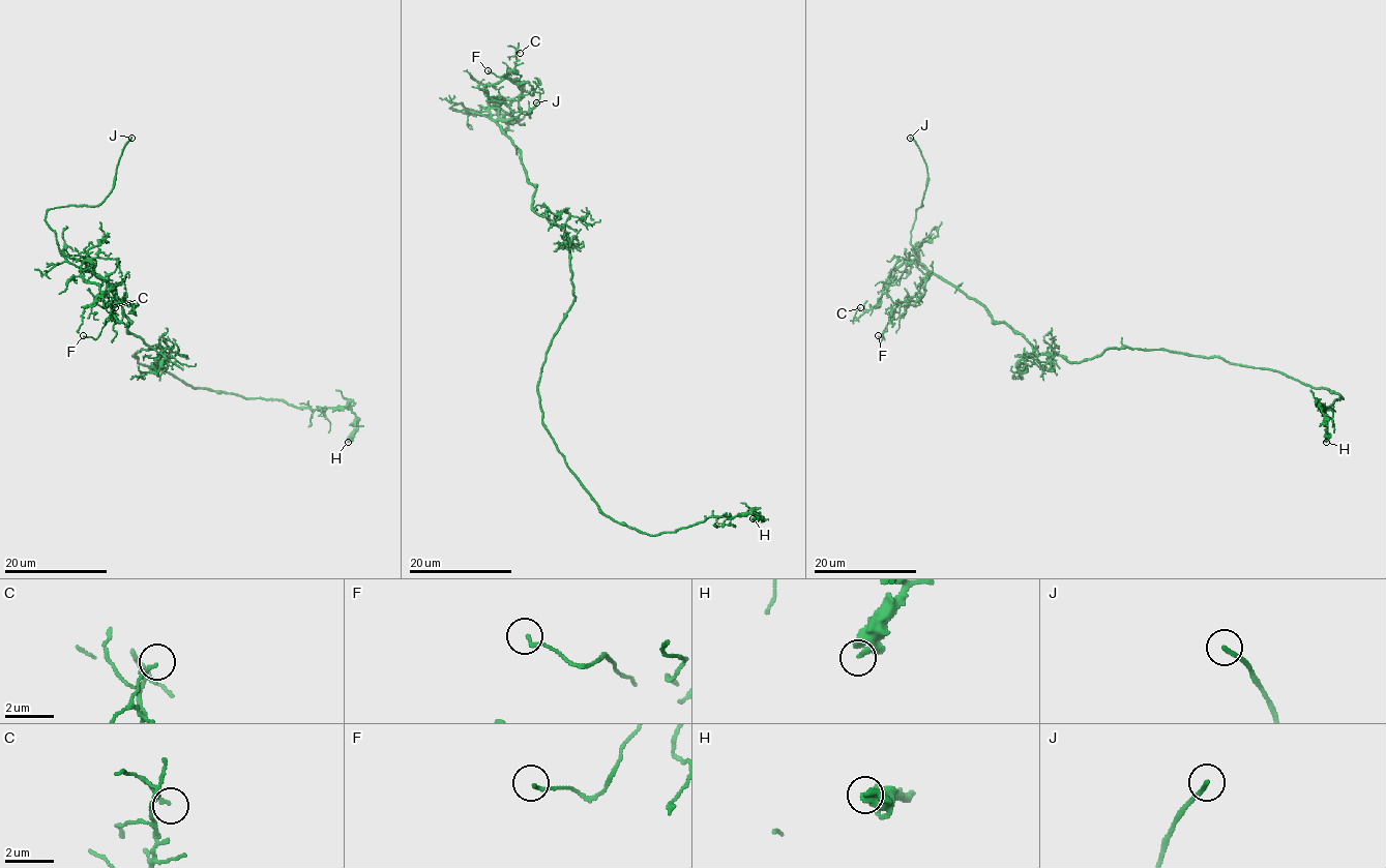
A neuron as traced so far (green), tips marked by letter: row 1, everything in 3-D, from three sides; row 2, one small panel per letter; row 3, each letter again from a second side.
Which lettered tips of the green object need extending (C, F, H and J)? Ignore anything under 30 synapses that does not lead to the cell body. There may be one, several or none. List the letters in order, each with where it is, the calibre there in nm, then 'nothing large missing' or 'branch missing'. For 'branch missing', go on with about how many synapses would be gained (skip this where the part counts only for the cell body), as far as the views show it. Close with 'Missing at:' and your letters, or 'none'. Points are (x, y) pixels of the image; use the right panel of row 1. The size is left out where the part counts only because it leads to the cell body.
C: at (860, 307); 110 nm thick; nothing large missing
F: at (878, 335); 140 nm thick; nothing large missing
H: at (1326, 442); 360 nm thick; nothing large missing
J: at (910, 138); 170 nm thick; branch missing
Missing at: J

